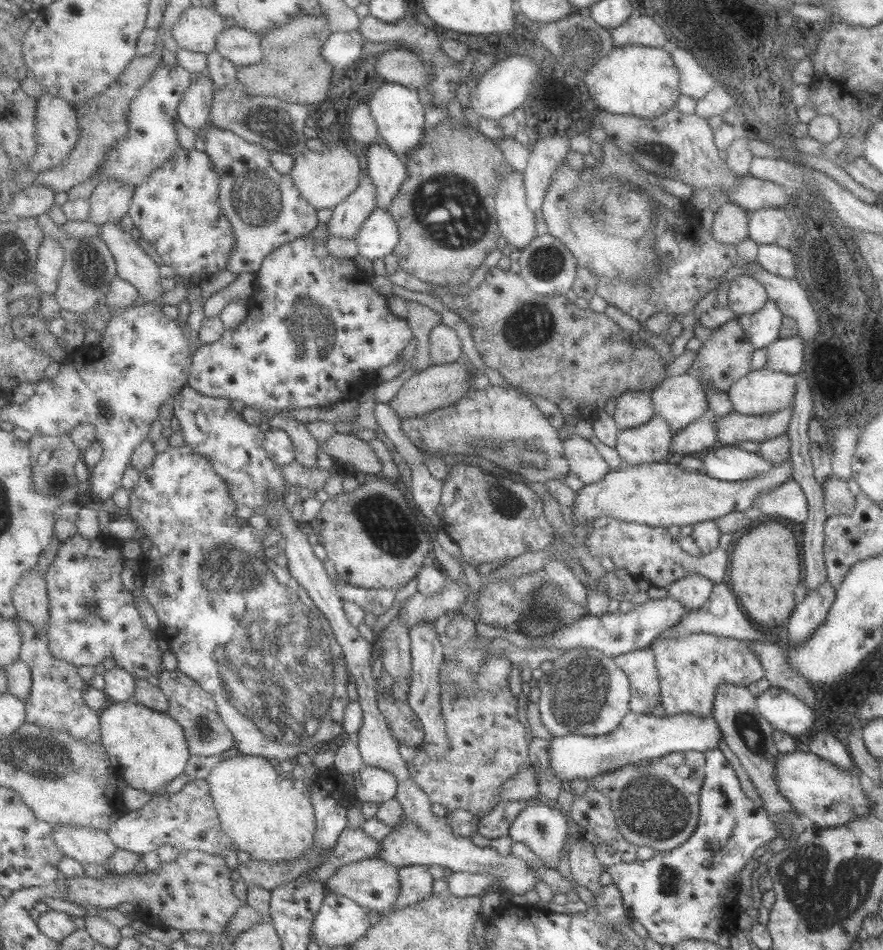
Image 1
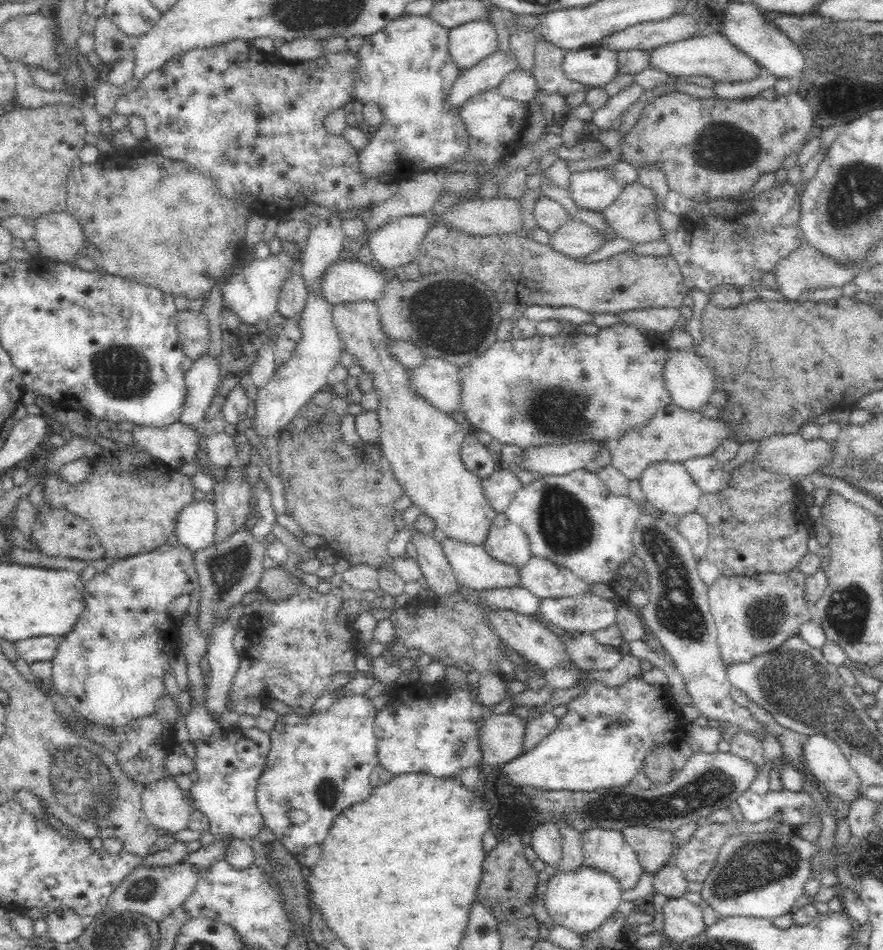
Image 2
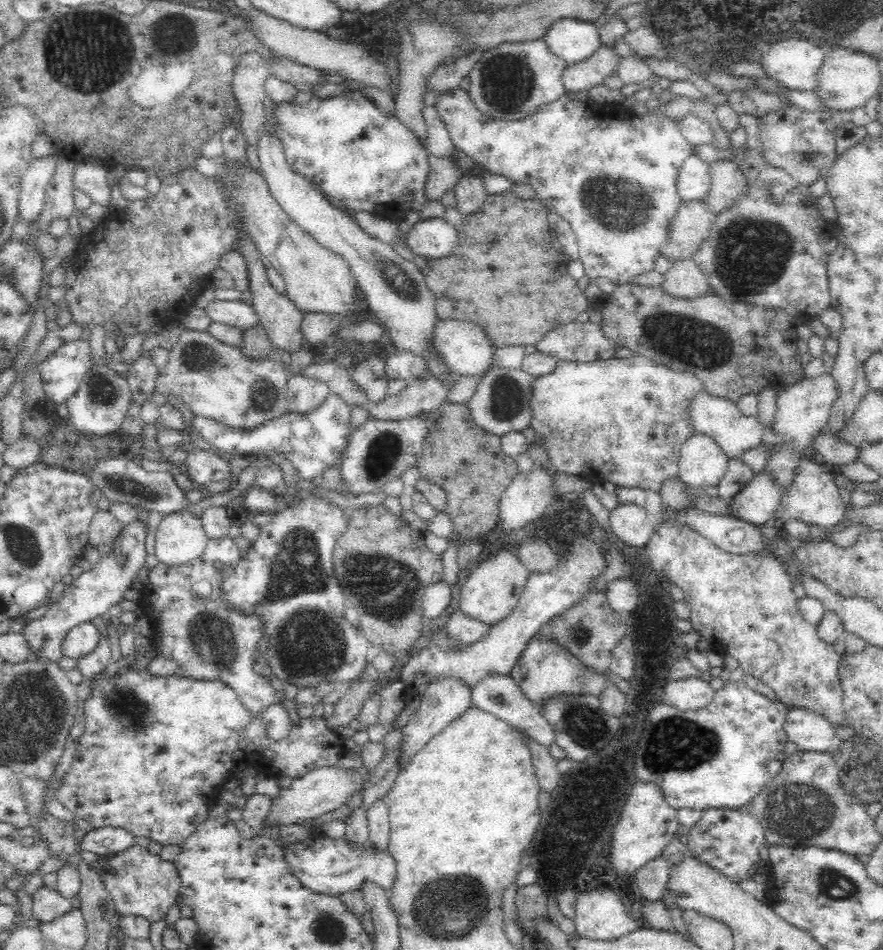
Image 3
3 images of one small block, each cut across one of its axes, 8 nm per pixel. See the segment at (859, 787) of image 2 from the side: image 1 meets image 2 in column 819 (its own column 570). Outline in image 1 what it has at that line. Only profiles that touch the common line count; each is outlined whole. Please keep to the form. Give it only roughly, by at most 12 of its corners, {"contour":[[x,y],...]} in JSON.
{"contour":[[626,714],[601,737],[551,739],[563,780],[718,748],[710,718]]}

